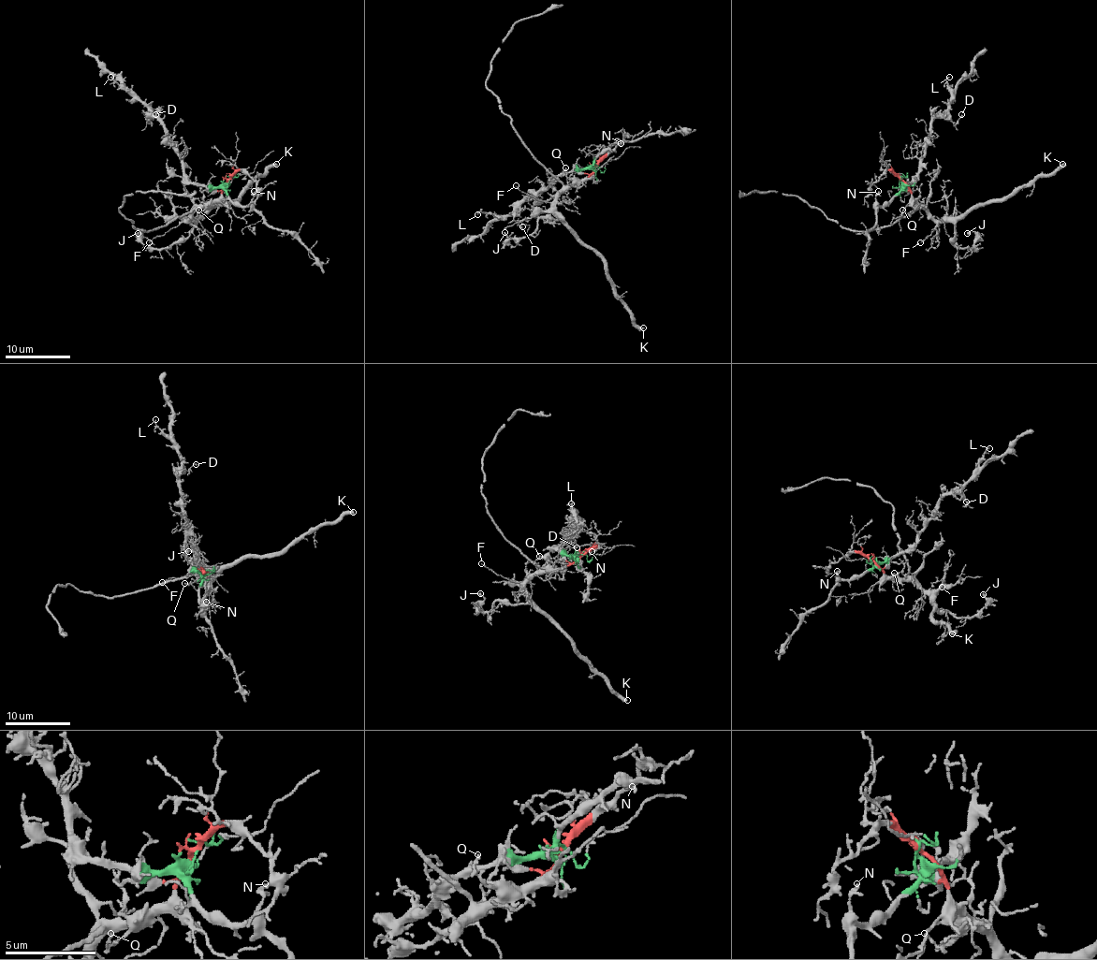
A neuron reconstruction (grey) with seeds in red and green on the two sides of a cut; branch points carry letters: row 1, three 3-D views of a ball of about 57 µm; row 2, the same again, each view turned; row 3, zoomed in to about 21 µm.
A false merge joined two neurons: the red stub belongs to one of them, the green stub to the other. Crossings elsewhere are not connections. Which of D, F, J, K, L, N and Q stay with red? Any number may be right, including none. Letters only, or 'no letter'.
F, J, K, Q

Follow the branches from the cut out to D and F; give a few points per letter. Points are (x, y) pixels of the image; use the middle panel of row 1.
D: (591, 165), (584, 169), (560, 173), (548, 184), (531, 195), (514, 217), (522, 227)
F: (591, 165), (592, 171), (588, 176), (566, 186), (550, 202), (539, 201), (516, 186)

